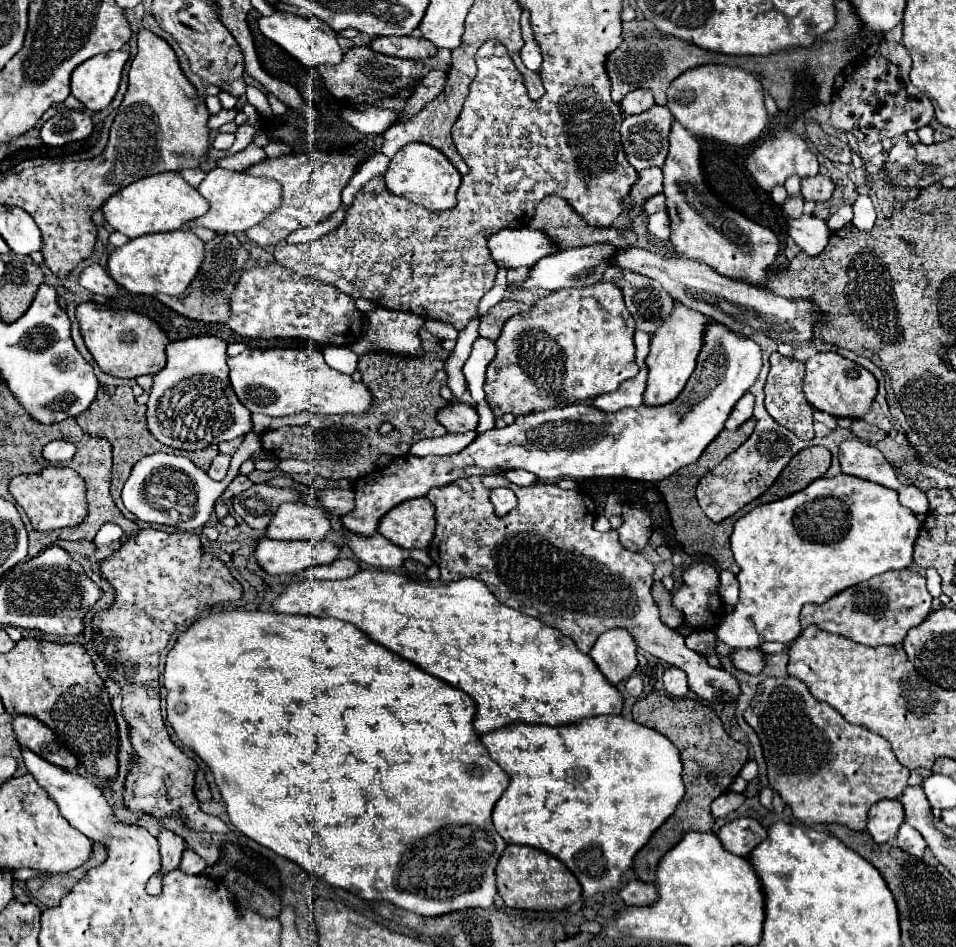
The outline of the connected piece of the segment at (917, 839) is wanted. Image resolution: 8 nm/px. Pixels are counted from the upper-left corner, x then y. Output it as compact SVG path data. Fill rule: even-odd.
M902 824L902 826L900 826L896 844L898 844L898 848L906 850L908 854L912 854L912 856L916 856L916 858L922 858L922 856L924 856L924 850L926 850L924 838L918 834L918 830L914 830L914 828L908 826L908 824Z

